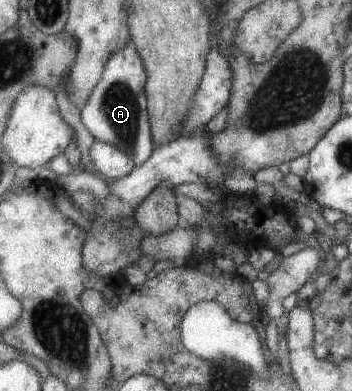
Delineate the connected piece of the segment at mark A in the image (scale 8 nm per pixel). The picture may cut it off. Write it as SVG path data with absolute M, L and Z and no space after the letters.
M132 41L119 52L111 54L105 62L101 80L95 84L89 100L81 112L85 128L95 140L109 142L121 152L125 152L134 166L141 166L153 153L156 143L151 133L148 101L145 93L146 72L143 60Z

